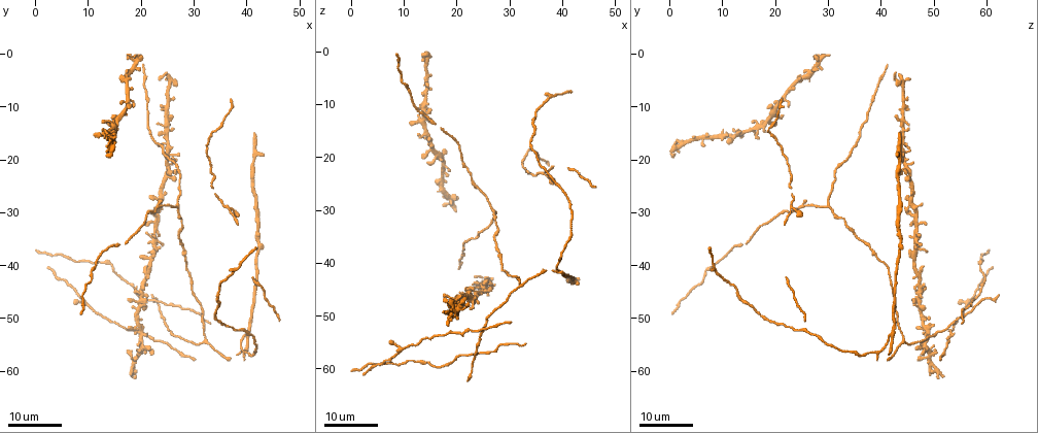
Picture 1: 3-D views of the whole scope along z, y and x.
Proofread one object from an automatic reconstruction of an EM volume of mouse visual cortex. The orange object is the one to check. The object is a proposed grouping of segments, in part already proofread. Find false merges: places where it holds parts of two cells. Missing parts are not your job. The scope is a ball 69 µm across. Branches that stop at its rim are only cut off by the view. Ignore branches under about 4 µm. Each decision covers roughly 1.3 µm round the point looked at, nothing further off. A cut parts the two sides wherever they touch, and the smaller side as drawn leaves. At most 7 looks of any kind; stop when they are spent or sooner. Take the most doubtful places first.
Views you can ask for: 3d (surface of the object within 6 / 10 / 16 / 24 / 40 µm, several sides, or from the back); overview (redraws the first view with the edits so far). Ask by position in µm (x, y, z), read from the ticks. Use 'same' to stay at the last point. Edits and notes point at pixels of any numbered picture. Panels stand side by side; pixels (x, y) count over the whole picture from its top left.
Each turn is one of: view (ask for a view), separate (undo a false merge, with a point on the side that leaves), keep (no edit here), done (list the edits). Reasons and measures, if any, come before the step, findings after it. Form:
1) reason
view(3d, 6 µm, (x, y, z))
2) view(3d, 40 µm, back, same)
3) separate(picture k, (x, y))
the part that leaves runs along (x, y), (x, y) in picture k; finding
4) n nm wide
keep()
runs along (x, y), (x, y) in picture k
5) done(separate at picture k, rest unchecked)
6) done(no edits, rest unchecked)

three arms meet
view(3d, 16 µm, (32.5, 54.5, 44.5))

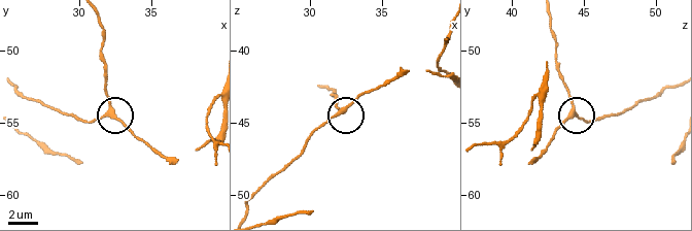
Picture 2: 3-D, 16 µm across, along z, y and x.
zoom in
view(3d, 10 µm, (32.0, 54.4, 44.4))

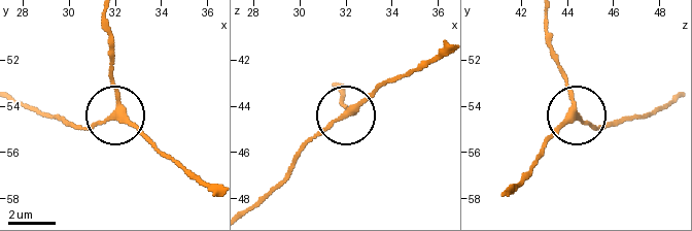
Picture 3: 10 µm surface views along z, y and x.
side arm 51 µm
keep()
runs along (106, 21), (115, 109), (106, 119), (67, 127) in picture 3; one cell here

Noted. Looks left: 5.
three-way junction
view(3d, 24 µm, (26.5, 29.0, 30.0))

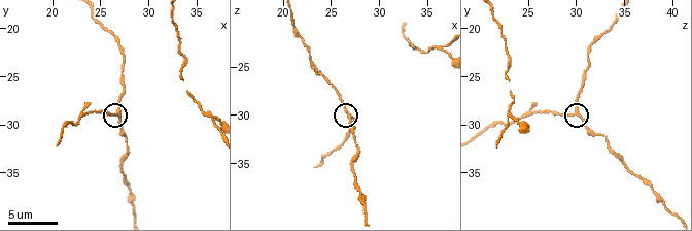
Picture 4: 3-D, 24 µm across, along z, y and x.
view(3d, 6 µm, (26.6, 29.0, 29.8))

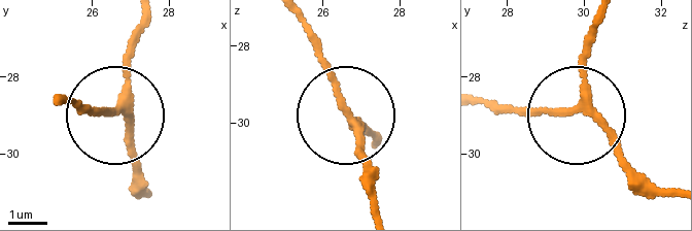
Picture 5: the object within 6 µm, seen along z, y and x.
keep()
runs along (598, 19), (573, 113), (487, 107) in picture 5; all the same cell

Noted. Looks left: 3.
view(3d, 24 µm, (34.5, 14.5, 18.5))

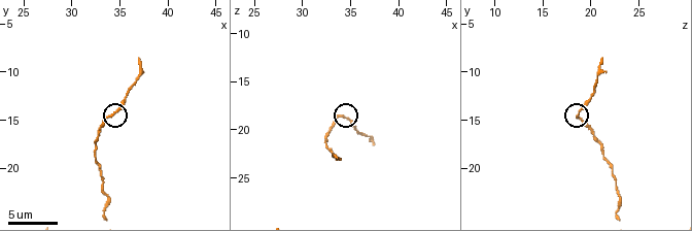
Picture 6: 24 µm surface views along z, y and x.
closer look
view(3d, 10 µm, (34.6, 14.0, 18.8))

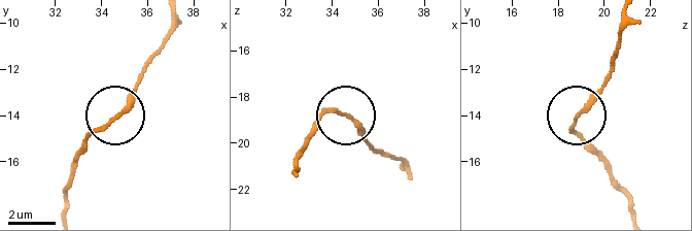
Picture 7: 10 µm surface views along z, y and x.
keep()
continuous, no second cell

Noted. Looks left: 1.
done(no edits, rest unchecked)

